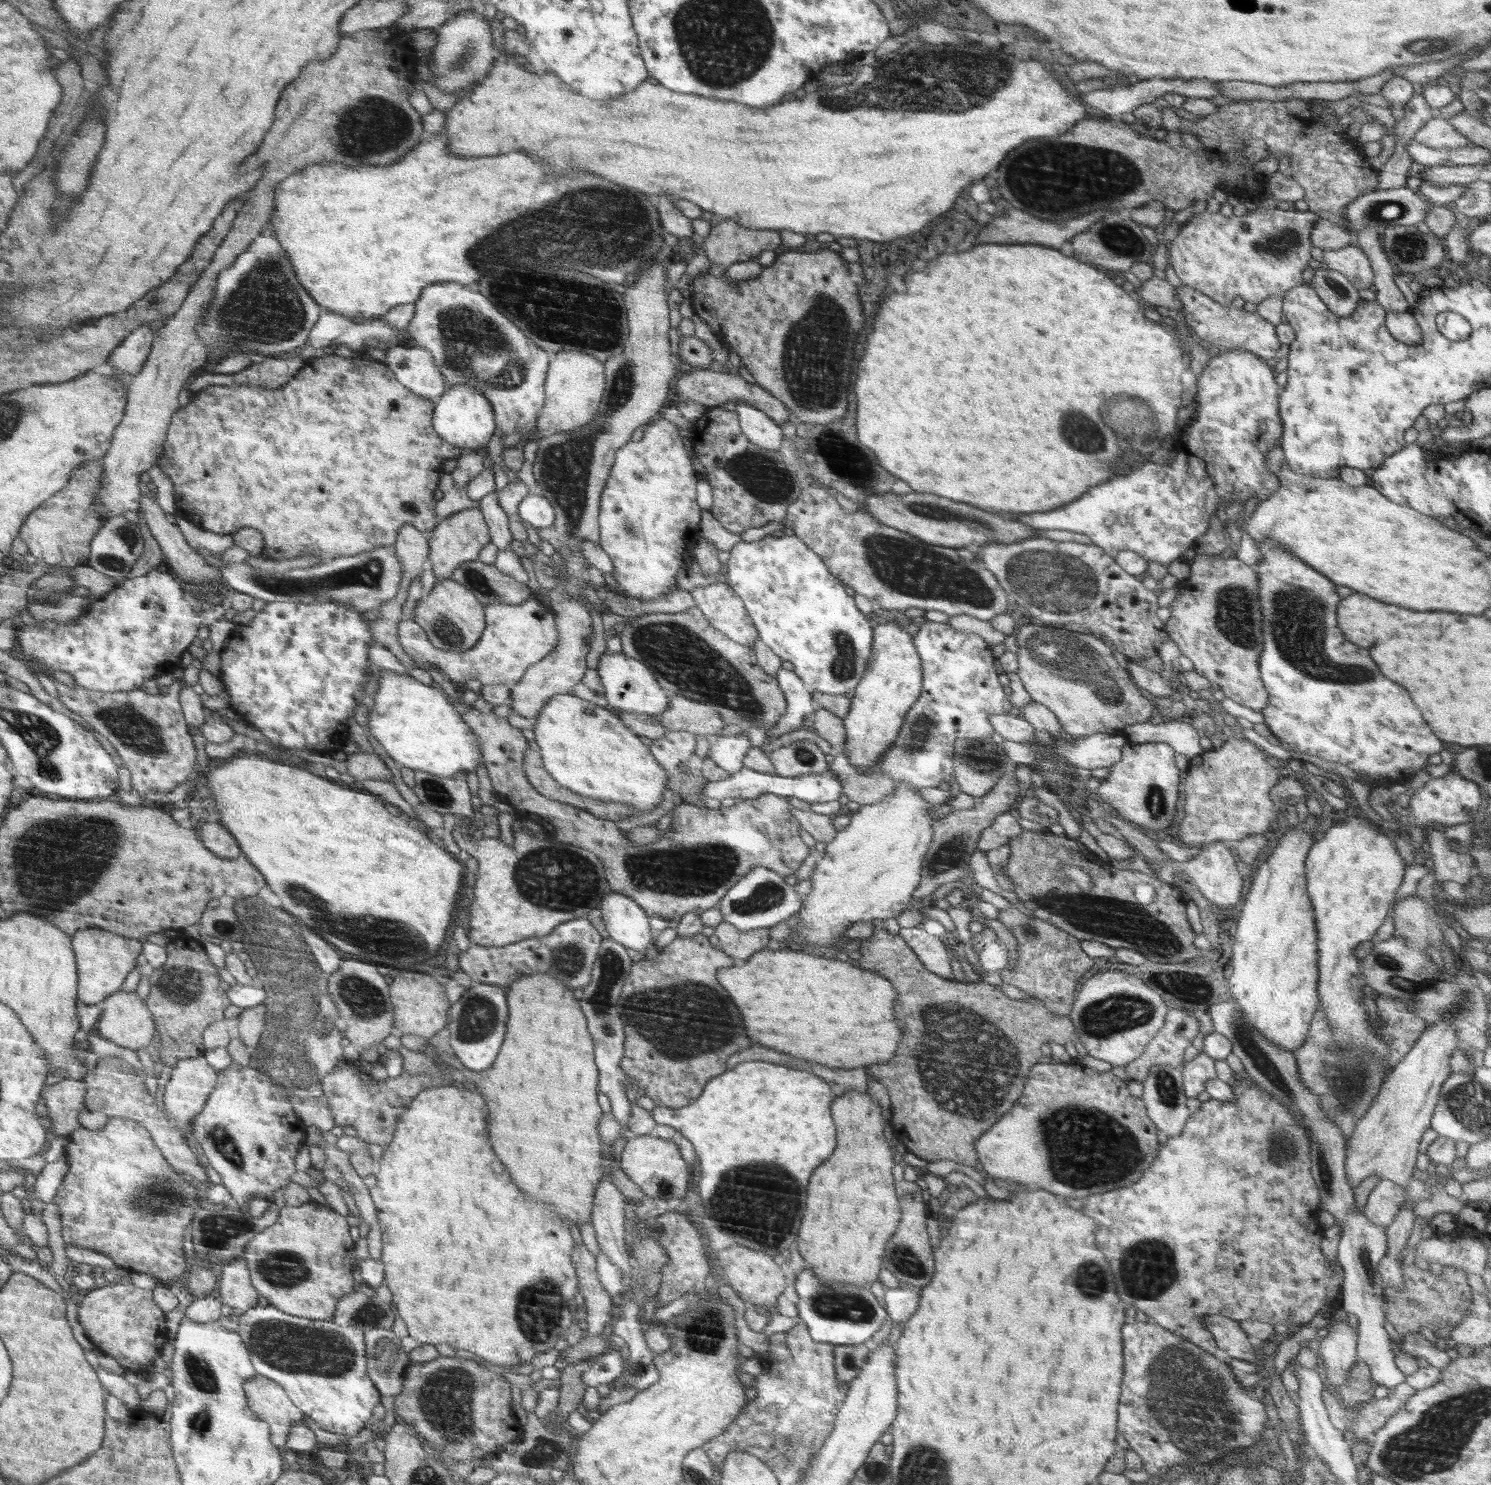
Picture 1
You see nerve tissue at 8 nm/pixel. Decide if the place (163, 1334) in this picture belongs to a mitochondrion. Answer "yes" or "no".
no

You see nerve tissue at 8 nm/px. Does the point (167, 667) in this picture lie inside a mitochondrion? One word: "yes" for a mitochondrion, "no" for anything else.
no

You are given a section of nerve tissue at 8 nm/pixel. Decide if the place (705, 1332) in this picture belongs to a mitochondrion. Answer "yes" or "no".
yes

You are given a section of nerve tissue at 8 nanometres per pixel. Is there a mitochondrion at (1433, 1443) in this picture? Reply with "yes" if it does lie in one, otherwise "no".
yes

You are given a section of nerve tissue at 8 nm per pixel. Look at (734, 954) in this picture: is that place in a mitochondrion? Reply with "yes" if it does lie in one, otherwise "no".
no

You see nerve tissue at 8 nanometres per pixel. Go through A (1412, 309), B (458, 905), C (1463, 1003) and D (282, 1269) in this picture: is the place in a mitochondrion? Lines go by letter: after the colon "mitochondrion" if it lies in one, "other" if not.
A: other
B: other
C: mitochondrion
D: mitochondrion

